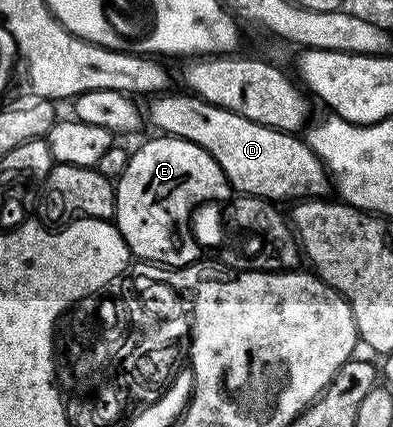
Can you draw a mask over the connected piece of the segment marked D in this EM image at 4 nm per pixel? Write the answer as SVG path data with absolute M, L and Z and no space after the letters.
M162 94L151 99L150 120L158 127L159 133L167 136L177 136L180 140L187 140L208 153L214 159L215 165L226 175L226 180L235 188L235 193L244 196L260 196L263 200L279 202L278 200L297 201L299 198L322 198L331 191L332 180L323 160L309 147L305 139L289 132L277 132L263 124L252 122L240 114L227 108L217 108L207 100L193 94L174 96Z

